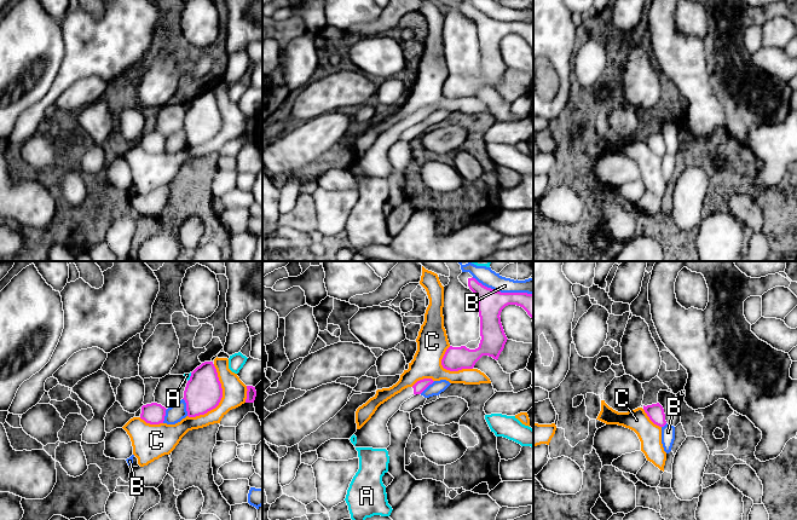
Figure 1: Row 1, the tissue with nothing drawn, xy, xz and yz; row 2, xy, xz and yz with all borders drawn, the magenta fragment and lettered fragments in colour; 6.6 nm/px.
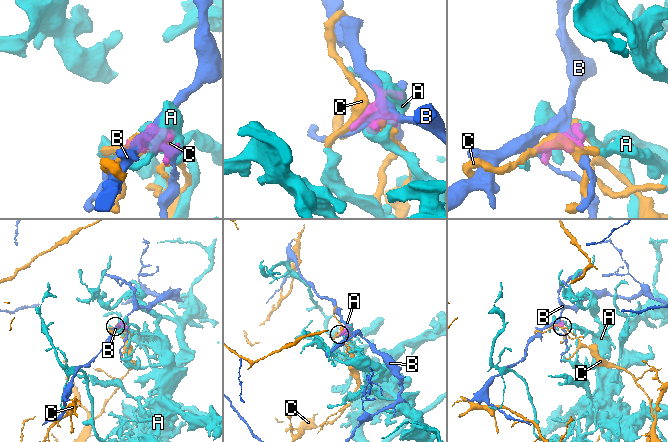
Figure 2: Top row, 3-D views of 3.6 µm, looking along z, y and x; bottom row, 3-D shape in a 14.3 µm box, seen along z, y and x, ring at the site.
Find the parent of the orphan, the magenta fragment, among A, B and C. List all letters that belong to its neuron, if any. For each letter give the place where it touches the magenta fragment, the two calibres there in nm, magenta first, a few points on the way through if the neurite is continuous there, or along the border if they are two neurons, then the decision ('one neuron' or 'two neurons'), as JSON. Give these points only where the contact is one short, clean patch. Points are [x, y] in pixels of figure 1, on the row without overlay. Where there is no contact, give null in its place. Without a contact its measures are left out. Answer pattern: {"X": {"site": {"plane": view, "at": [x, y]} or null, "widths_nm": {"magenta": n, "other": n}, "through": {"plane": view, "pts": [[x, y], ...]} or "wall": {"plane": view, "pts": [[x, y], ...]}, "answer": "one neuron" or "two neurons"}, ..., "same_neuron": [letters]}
{"A": {"site": {"plane": "xy", "at": [190, 107]}, "widths_nm": {"magenta": 240, "other": 30}, "answer": "two neurons"}, "B": {"site": {"plane": "xz", "at": [502, 22]}, "widths_nm": {"magenta": 180, "other": 110}, "answer": "two neurons"}, "C": {"site": {"plane": "xy", "at": [220, 128]}, "widths_nm": {"magenta": 240, "other": 160}, "answer": "two neurons"}, "same_neuron": []}

